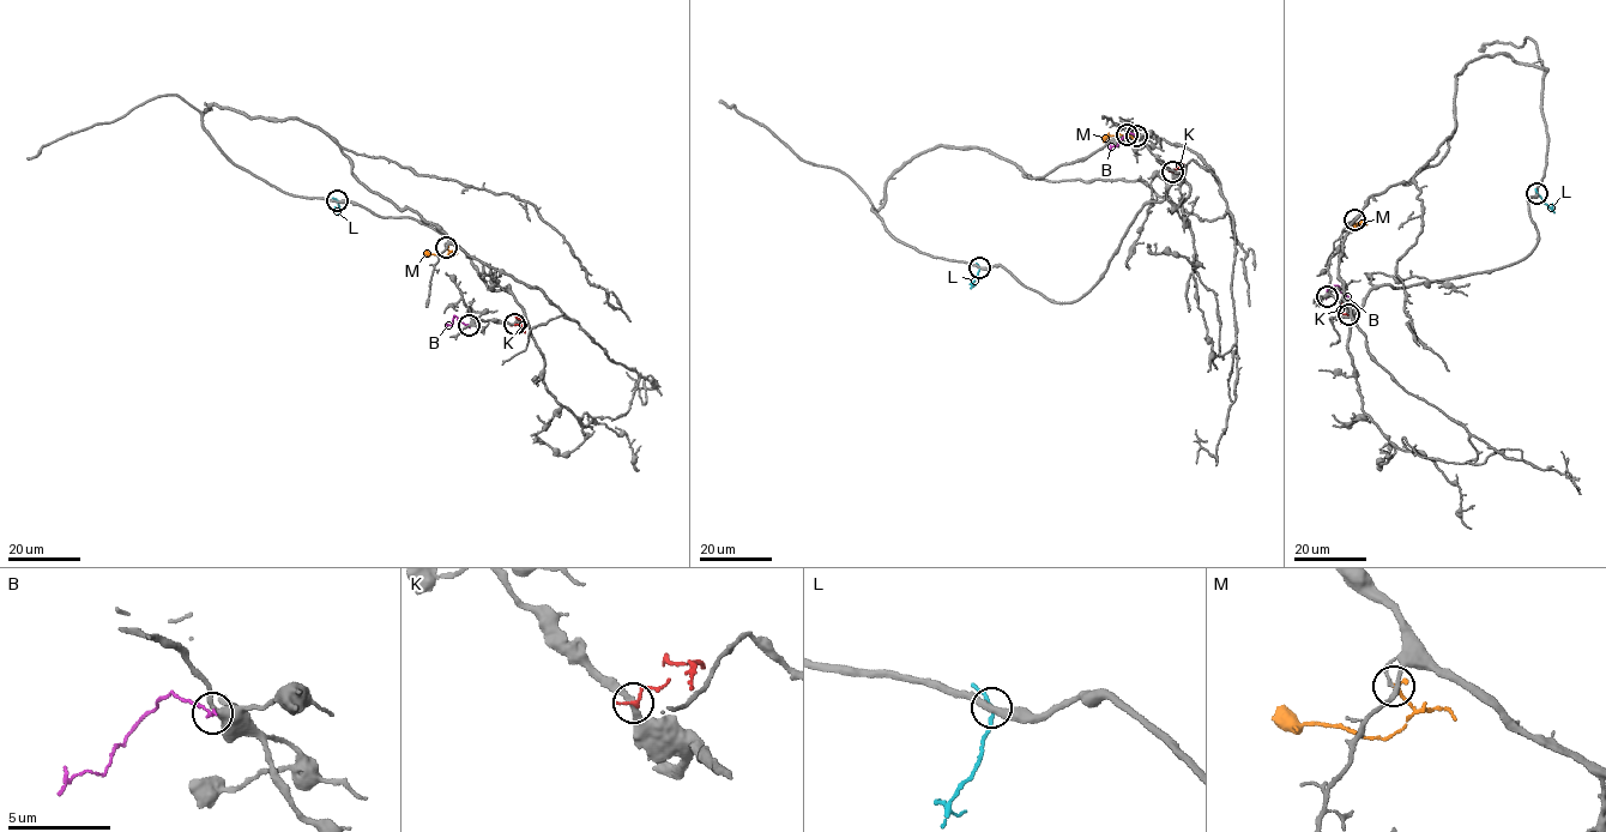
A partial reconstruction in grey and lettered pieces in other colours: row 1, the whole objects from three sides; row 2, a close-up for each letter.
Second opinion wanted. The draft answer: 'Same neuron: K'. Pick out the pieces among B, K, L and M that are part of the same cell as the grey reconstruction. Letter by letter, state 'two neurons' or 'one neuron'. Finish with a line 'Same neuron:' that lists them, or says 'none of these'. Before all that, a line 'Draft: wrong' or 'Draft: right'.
Draft: wrong
B: two neurons
K: two neurons
L: two neurons
M: two neurons
Same neuron: none of these

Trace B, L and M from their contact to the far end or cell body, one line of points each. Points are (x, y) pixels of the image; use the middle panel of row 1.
B: (1136, 136), (1129, 132), (1109, 150)
L: (979, 267), (971, 289)
M: (1127, 134), (1109, 136), (1103, 142)

